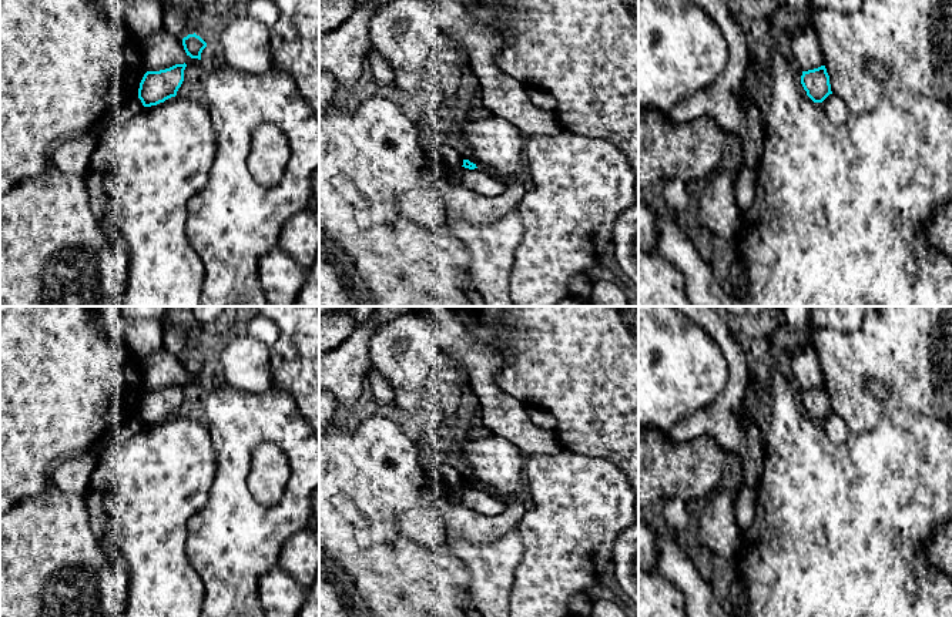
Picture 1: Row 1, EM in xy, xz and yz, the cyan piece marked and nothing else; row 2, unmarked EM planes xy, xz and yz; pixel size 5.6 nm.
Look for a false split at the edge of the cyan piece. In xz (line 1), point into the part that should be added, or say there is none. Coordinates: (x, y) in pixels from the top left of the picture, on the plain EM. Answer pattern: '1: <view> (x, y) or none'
1: none

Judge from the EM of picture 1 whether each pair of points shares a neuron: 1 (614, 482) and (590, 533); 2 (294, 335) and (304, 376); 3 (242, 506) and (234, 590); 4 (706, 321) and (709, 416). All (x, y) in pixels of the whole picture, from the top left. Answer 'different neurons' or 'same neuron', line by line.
1: same neuron
2: same neuron
3: same neuron
4: same neuron

